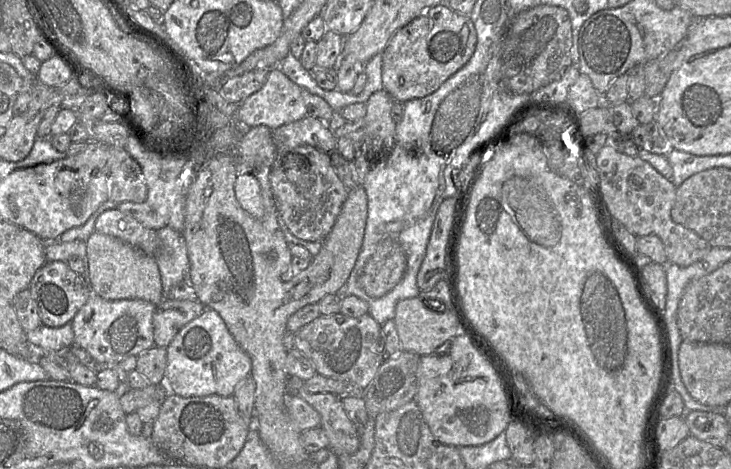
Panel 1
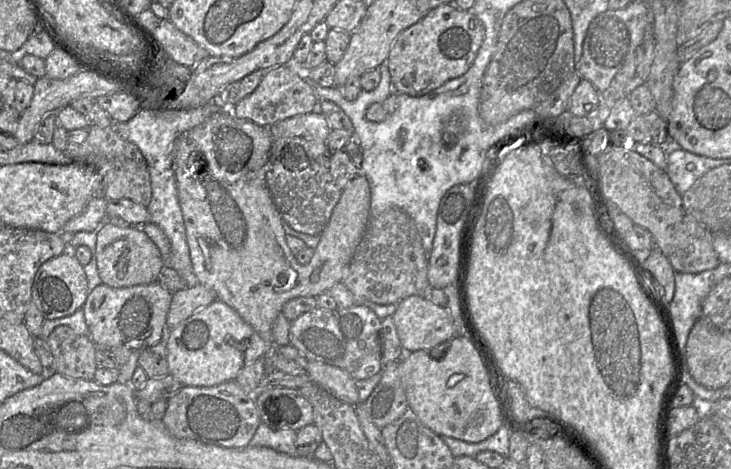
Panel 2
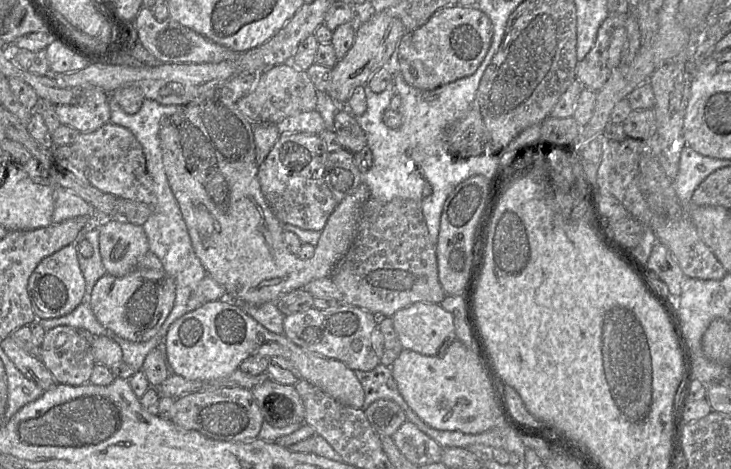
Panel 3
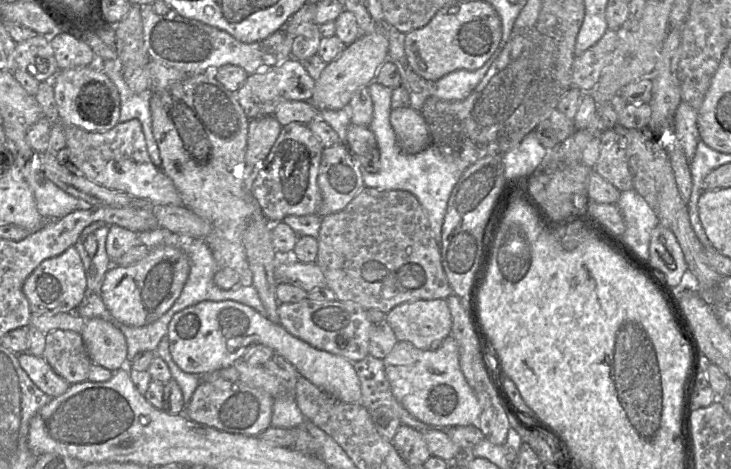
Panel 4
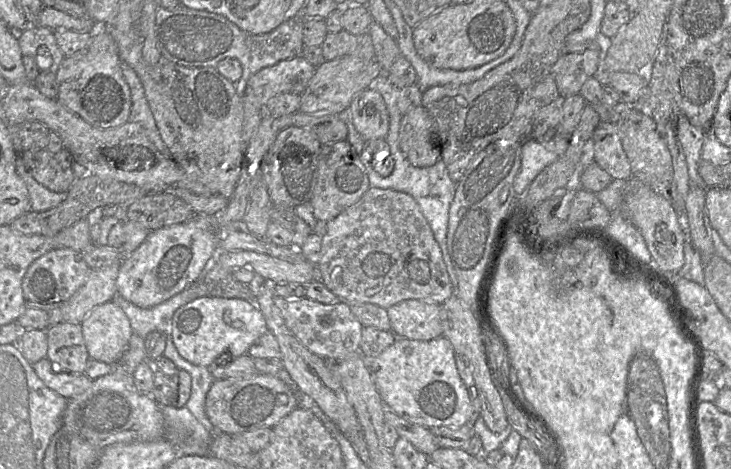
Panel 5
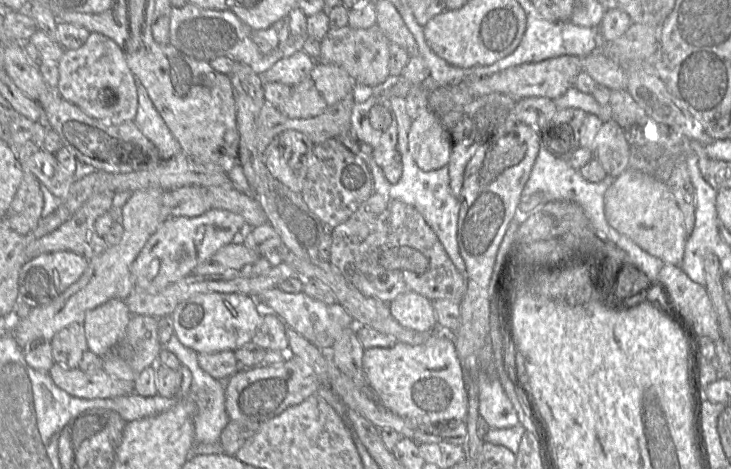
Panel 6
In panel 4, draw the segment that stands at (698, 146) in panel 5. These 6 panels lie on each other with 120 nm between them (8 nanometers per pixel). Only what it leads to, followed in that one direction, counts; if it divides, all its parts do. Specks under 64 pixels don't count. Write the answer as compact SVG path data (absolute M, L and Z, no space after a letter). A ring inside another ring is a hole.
M681 101L673 118L673 130L690 163L694 158L697 145L700 142L697 126L697 110L688 103Z

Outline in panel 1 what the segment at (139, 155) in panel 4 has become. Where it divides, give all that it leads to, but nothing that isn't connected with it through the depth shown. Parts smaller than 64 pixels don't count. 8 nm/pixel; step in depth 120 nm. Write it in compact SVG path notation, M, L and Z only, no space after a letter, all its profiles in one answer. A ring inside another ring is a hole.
M109 146L109 200L142 203L147 198L147 186L140 165L125 148Z

